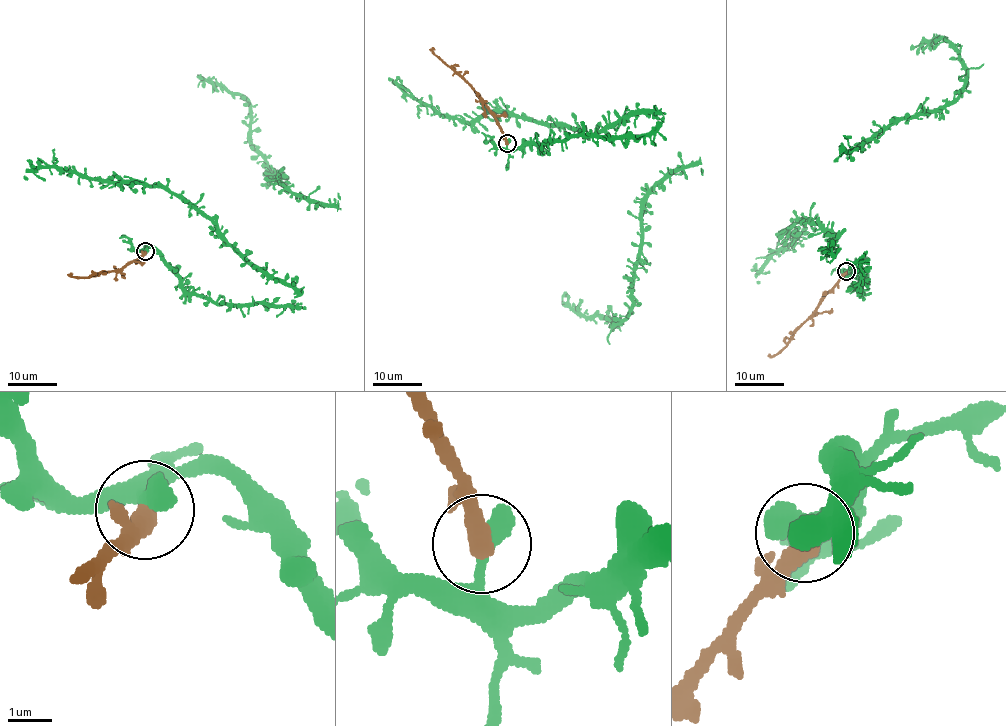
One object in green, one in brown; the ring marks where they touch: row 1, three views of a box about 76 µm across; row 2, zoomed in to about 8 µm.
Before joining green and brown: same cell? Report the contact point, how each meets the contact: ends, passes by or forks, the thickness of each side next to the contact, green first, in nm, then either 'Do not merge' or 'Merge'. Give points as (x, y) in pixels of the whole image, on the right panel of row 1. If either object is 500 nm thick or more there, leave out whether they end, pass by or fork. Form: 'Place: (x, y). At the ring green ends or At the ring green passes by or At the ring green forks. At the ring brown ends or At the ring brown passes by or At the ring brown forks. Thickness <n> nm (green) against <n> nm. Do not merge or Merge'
Place: (846, 271). Thickness 500 nm (green) against 480 nm. Do not merge

